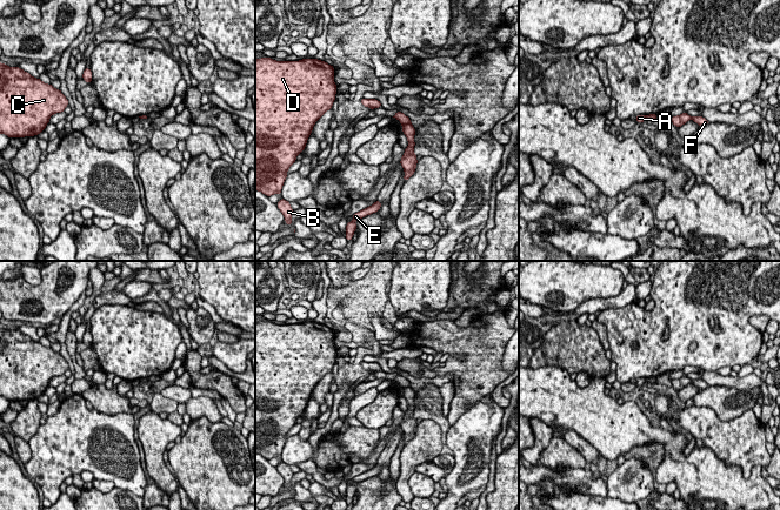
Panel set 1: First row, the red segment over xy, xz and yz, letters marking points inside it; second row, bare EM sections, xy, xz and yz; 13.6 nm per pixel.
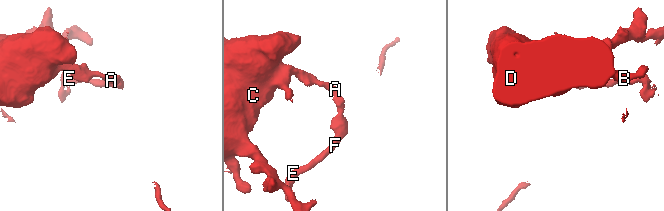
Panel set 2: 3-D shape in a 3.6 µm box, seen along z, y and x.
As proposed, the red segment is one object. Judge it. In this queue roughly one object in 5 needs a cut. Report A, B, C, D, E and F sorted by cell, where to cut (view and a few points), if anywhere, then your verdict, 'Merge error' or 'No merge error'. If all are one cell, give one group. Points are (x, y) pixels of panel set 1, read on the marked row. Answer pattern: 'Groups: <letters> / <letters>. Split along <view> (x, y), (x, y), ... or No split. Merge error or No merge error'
Groups: A B C D / E F. Split along xz (410, 121), (402, 126). Merge error

